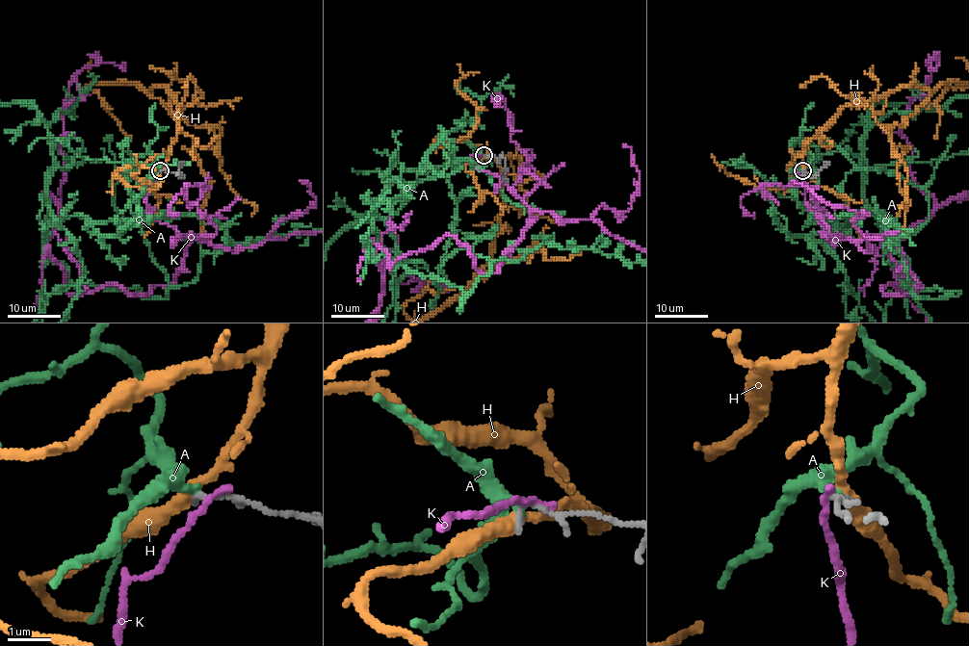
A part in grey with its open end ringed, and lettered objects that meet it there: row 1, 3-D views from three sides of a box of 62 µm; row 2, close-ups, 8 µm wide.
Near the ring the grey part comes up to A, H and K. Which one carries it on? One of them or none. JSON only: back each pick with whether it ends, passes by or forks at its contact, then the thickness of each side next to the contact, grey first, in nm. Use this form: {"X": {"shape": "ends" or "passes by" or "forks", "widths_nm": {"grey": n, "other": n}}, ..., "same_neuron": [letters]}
{"A": {"shape": "passes by", "widths_nm": {"grey": 130, "other": 280}}, "same_neuron": ["A"]}

